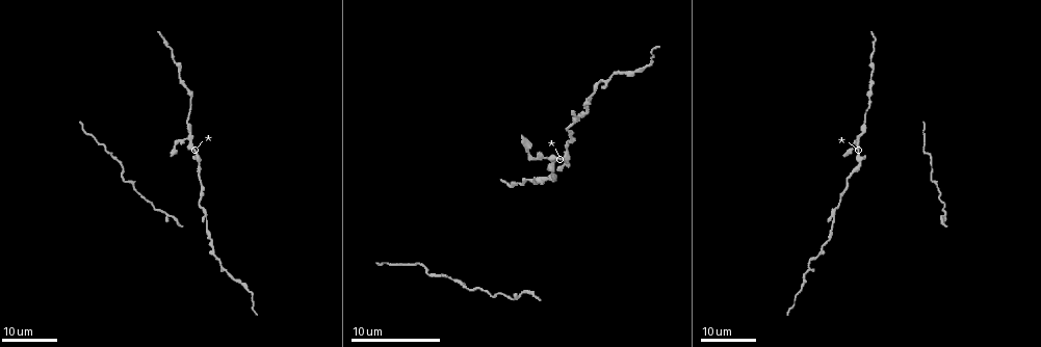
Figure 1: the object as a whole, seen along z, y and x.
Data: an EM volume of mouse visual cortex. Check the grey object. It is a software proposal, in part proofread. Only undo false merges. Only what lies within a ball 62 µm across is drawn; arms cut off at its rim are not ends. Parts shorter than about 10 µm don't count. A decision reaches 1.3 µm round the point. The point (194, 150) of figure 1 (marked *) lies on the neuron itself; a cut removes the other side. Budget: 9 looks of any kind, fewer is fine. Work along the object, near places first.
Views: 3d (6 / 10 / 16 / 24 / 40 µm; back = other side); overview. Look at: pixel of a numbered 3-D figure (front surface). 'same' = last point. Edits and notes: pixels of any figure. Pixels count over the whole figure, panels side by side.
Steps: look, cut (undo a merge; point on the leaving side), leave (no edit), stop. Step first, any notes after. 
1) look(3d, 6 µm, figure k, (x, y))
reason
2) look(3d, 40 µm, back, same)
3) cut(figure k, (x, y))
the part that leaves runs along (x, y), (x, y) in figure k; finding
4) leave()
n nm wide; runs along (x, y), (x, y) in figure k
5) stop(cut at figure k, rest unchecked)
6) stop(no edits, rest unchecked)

look(3d, 24 µm, figure 1, (860, 162))
thin neck

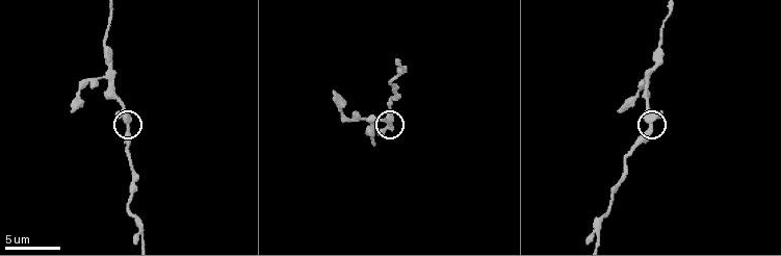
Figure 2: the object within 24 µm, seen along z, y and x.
look(3d, 6 µm, figure 2, (649, 126))
zoom in

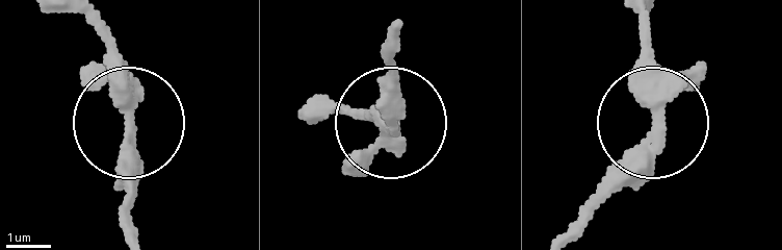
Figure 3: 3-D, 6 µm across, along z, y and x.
leave()
runs along (95, 18), (129, 136), (129, 234) in figure 3; all the same neuron

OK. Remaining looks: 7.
look(3d, 10 µm, figure 2, (103, 76))
arms run side by side

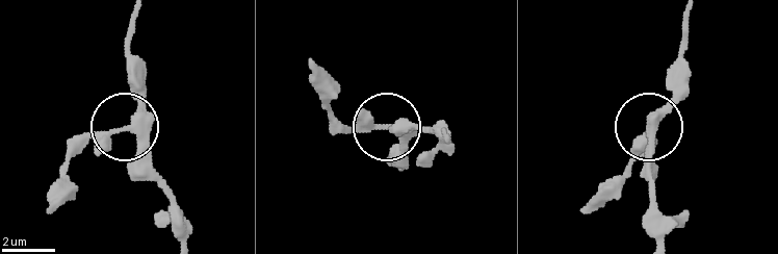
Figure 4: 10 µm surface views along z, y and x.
look(3d, 6 µm, figure 4, (386, 127))

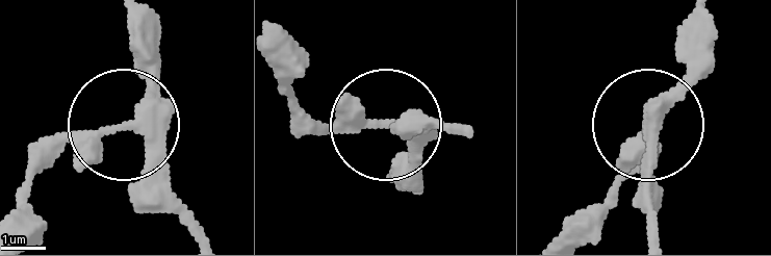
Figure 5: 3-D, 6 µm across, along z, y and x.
leave()
side arm 24 µm; runs along (188, 210), (129, 125), (151, 39) in figure 5; all the same neuron

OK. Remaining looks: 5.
look(3d, 16 µm, figure 2, (140, 231))
sudden change in width

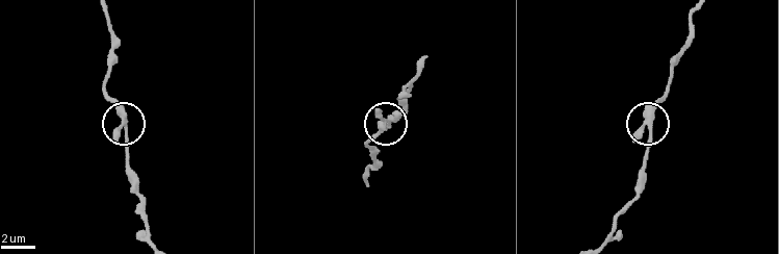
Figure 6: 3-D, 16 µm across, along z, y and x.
leave()
runs along (366, 180), (374, 163), (374, 155), (366, 146), (387, 120) in figure 6; one neuron here

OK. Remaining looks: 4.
look(3d, 24 µm, figure 1, (823, 250))
two arms in line, one across

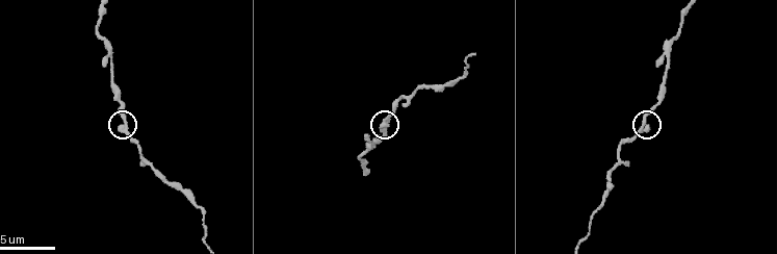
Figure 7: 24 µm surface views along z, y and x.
look(3d, 6 µm, figure 7, (123, 119))

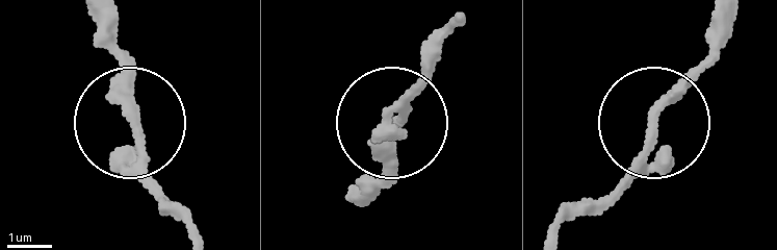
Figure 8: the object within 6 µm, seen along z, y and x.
leave()
runs along (95, 16), (158, 214) in figure 8; continuous, no second neuron

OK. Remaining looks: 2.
stop(no edits, rest unchecked)

